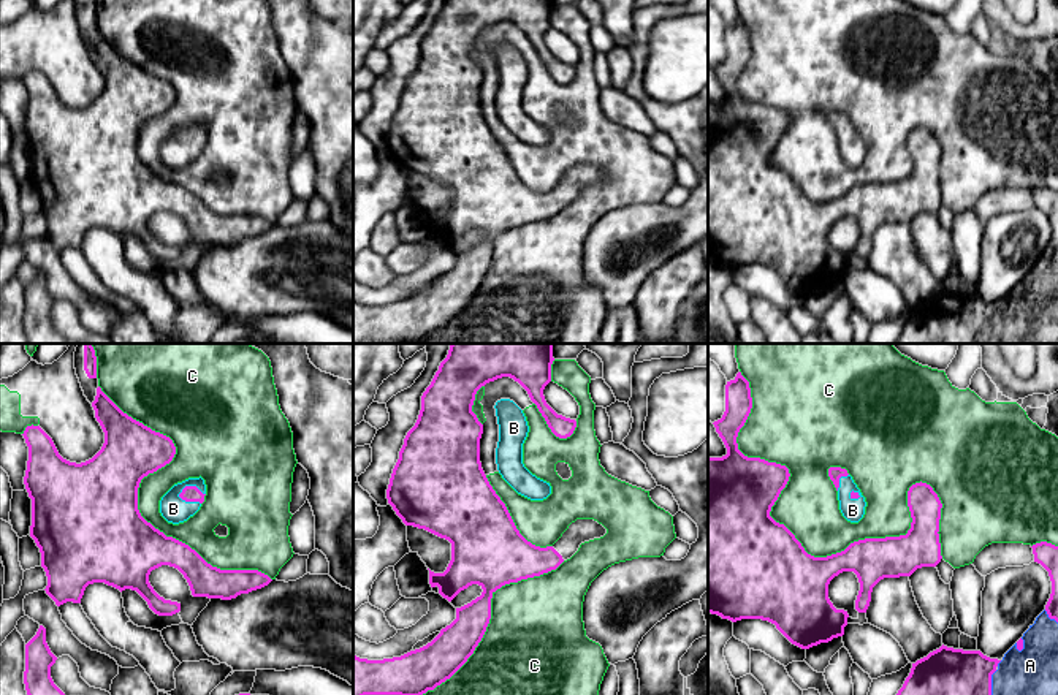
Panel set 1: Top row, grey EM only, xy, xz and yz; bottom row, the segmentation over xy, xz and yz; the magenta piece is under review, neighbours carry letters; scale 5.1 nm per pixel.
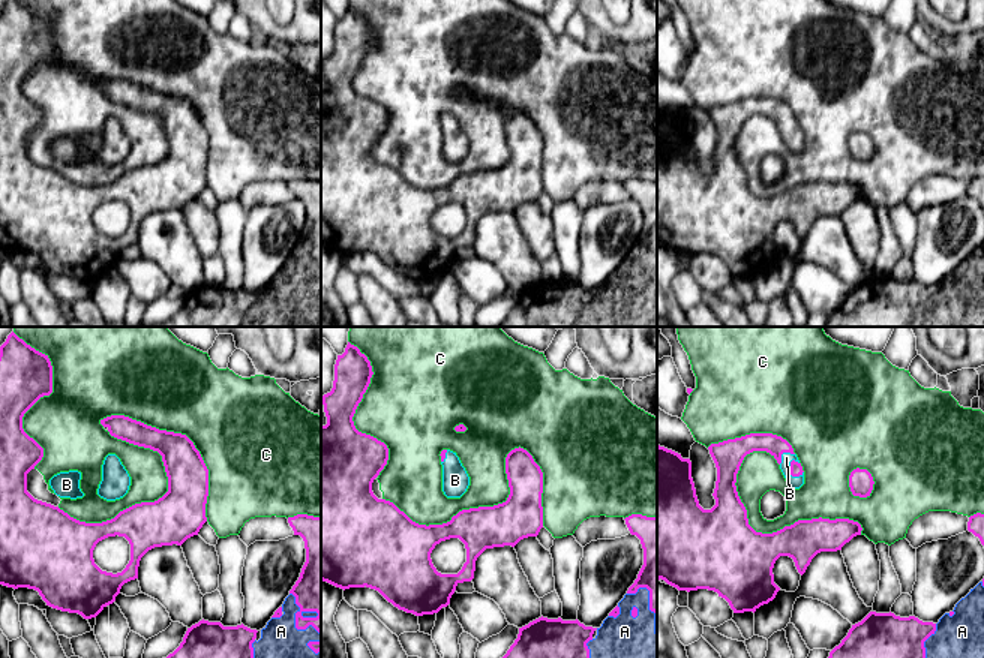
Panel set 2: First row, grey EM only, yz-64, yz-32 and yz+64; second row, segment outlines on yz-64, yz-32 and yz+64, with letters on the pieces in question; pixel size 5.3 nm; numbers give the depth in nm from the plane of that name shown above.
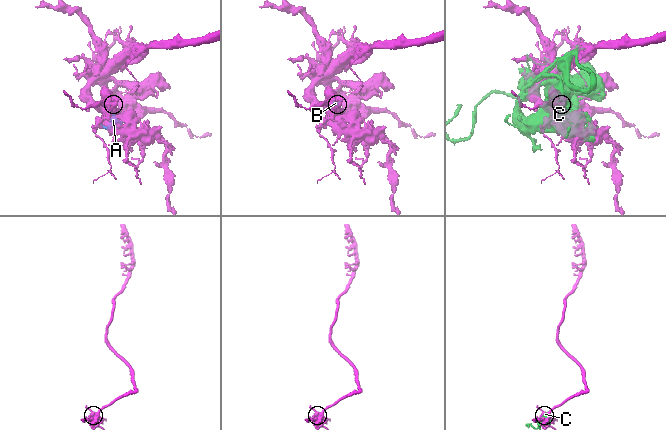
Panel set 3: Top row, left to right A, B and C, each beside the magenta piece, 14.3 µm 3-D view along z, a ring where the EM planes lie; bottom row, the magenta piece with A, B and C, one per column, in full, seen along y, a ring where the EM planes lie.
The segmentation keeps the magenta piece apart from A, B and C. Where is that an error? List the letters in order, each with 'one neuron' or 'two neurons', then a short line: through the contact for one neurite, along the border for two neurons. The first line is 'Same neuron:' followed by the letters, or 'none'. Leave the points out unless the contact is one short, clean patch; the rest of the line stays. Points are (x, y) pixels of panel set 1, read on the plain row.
Same neuron: A, B
A: one neuron
B: one neuron | xy (189, 138), (190, 132), (182, 135), (173, 154)
C: two neurons

